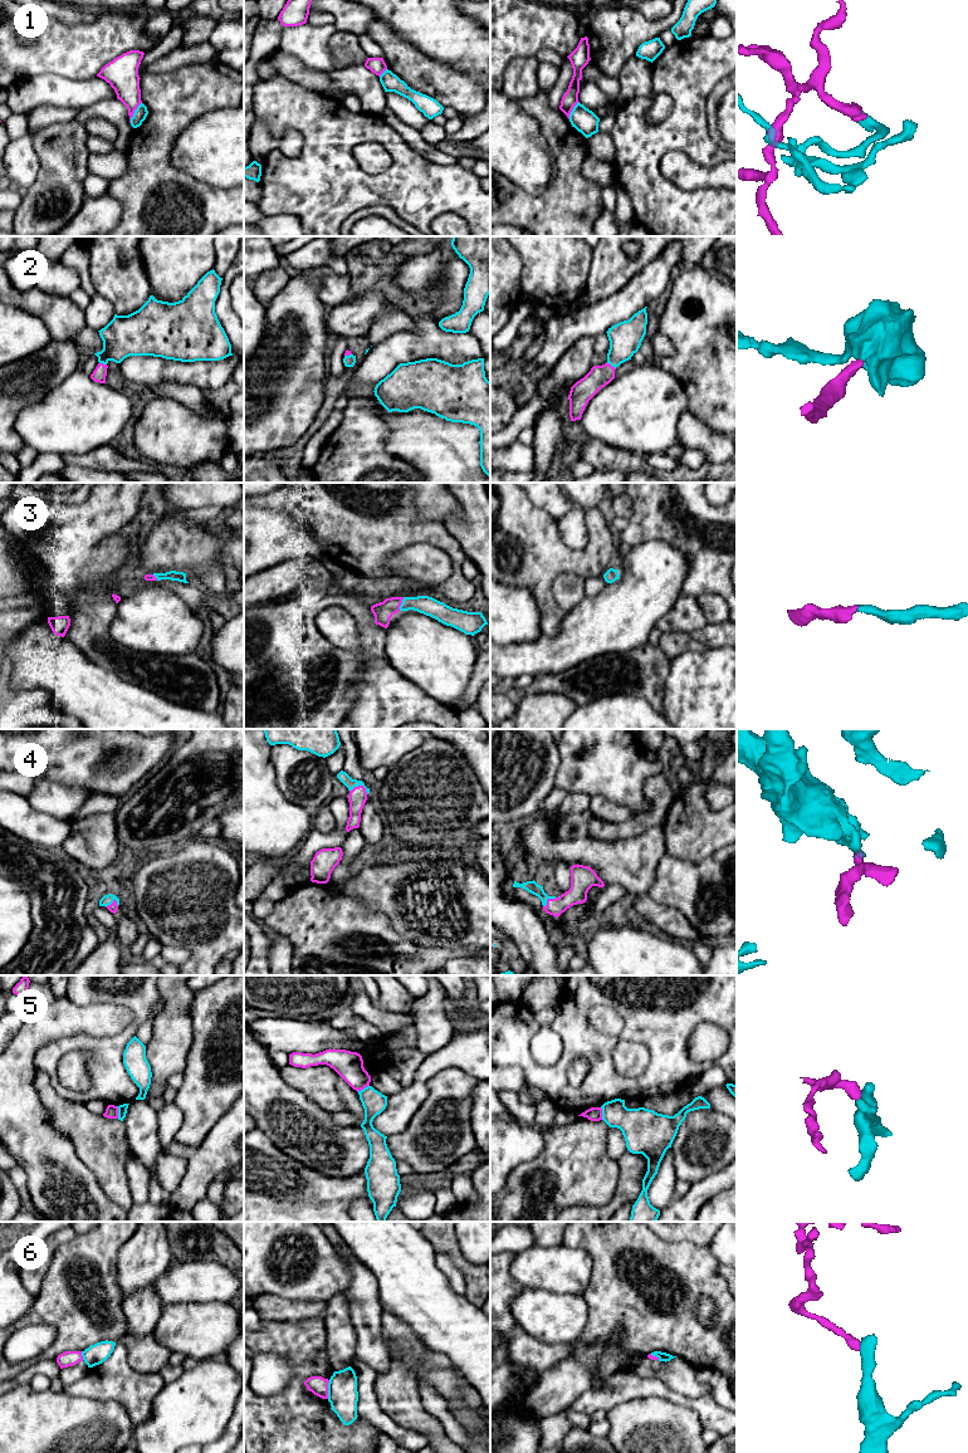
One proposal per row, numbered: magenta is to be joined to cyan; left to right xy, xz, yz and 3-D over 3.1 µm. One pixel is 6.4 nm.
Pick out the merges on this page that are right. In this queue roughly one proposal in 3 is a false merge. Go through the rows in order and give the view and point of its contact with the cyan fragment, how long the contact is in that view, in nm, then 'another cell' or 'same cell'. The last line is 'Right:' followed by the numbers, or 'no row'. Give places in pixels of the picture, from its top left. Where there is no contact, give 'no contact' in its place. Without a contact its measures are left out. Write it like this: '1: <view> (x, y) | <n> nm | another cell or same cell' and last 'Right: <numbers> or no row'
1: xy (135, 112) | 150 nm | another cell
2: yz (611, 365) | 80 nm | same cell
3: xz (401, 603) | 90 nm | same cell
4: xz (360, 784) | 120 nm | same cell
5: xy (118, 1113) | 80 nm | another cell
6: xz (328, 1389) | 120 nm | another cell
Right: 2, 3, 4

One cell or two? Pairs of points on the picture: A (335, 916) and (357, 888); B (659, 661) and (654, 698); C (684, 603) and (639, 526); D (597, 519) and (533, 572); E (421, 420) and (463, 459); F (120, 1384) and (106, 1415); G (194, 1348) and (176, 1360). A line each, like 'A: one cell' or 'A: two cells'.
A: two cells
B: one cell
C: two cells
D: one cell
E: one cell
F: two cells
G: two cells

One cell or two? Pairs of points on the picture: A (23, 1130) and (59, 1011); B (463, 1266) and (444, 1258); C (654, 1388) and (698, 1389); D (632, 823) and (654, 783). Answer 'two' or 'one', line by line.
A: one
B: two
C: two
D: one

